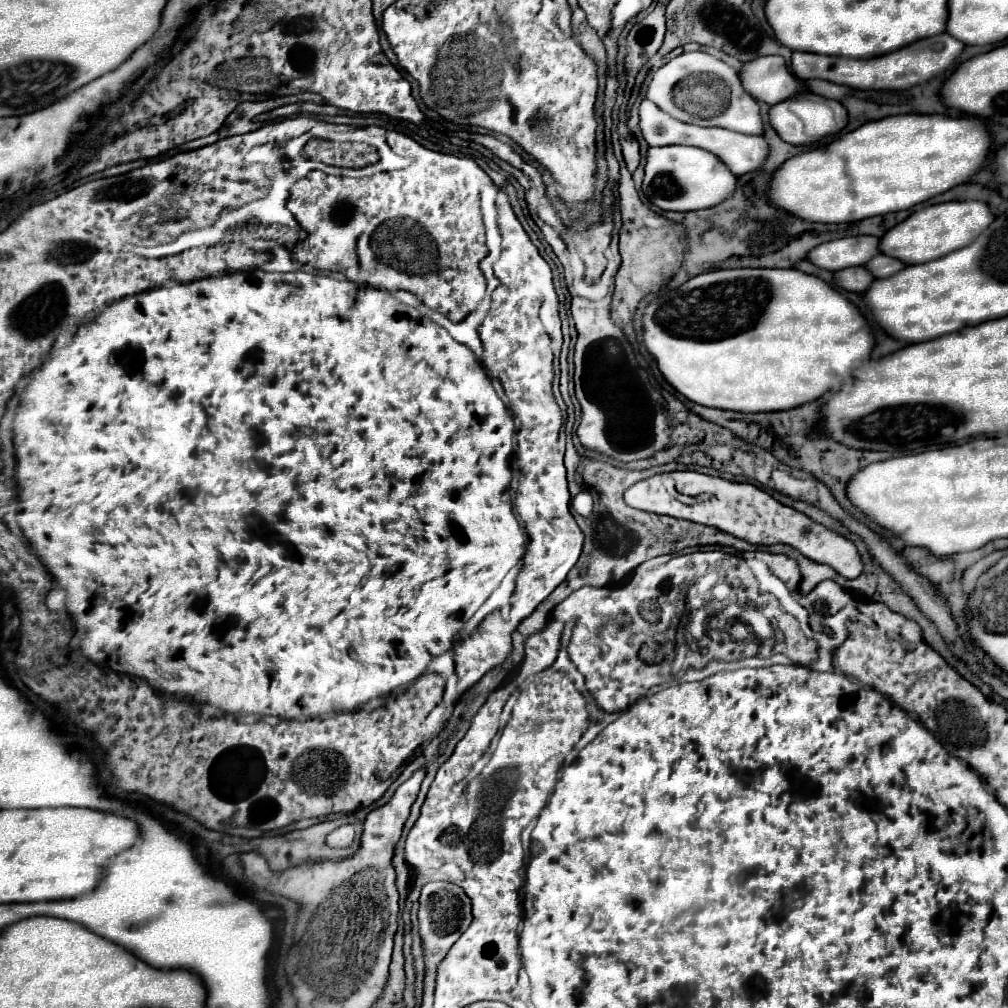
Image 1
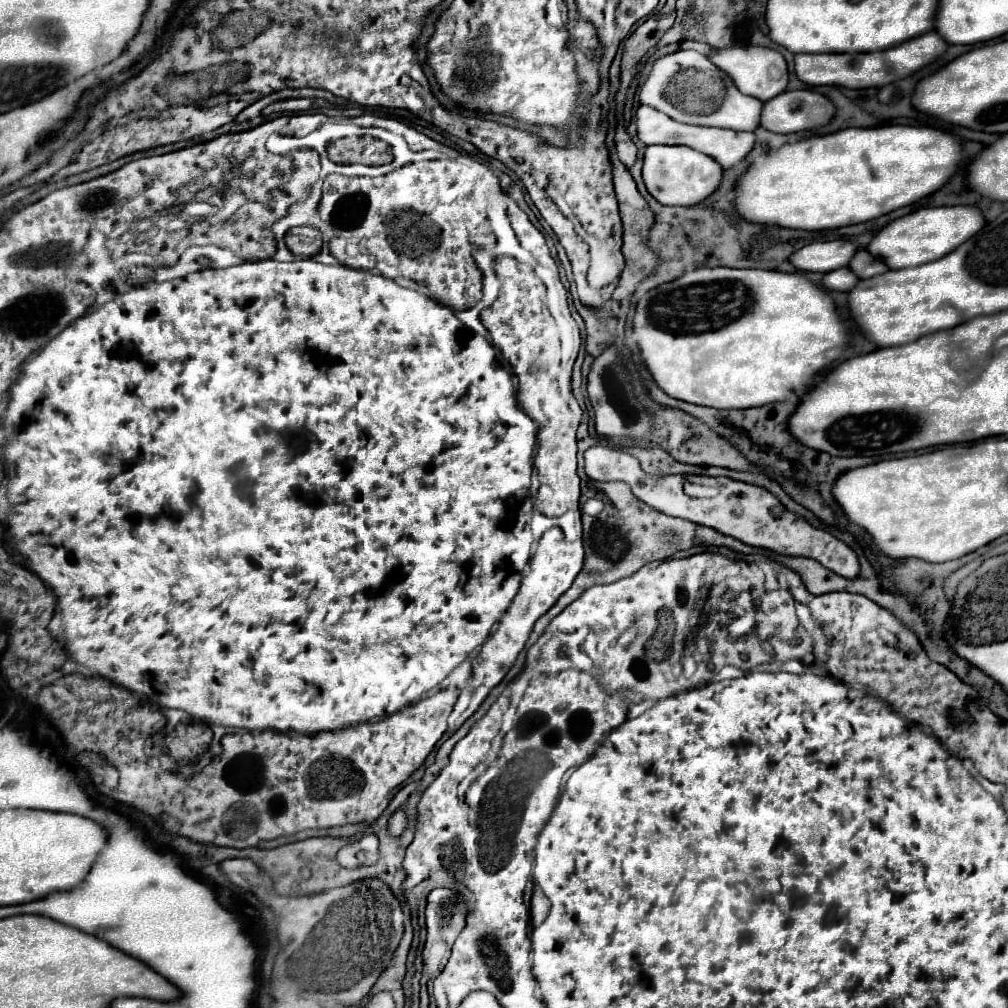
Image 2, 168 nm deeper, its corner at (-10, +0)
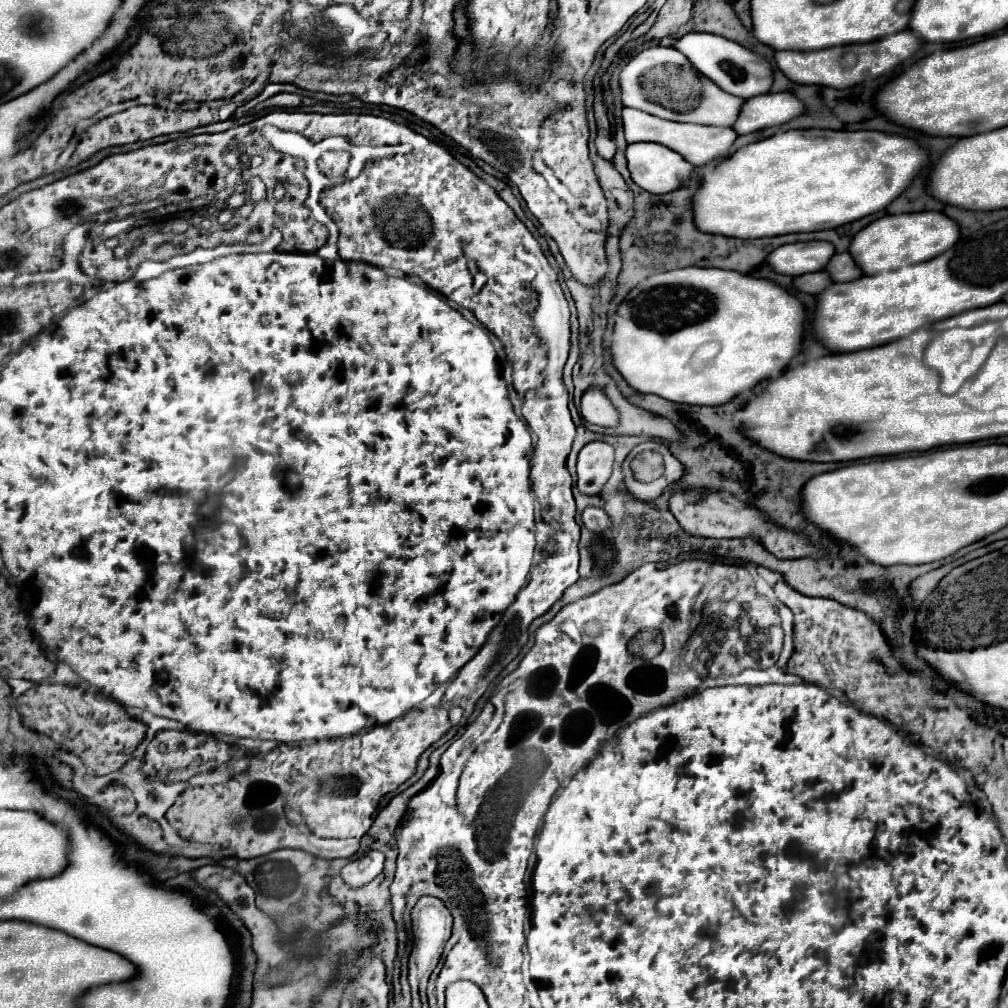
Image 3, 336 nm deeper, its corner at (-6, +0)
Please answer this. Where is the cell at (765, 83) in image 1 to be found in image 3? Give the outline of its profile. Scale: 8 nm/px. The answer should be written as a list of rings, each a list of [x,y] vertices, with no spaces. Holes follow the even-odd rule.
[[[691,32],[691,34],[685,34],[683,38],[679,38],[673,48],[681,50],[701,74],[705,74],[715,84],[719,84],[723,90],[727,90],[729,94],[735,94],[739,98],[747,100],[753,96],[767,94],[773,86],[773,68],[771,68],[769,60],[753,50],[747,50],[745,46],[741,46],[737,42],[723,38],[723,36]]]

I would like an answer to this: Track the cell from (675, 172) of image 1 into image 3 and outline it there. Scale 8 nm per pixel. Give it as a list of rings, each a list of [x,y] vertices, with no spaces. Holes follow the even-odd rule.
[[[629,144],[627,162],[633,182],[651,194],[669,194],[685,186],[695,170],[681,154],[663,144]]]

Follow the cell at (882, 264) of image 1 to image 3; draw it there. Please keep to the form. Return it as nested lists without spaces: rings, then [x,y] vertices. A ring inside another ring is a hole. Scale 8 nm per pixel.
[[[849,252],[835,254],[829,260],[829,264],[827,264],[825,270],[831,274],[833,282],[851,282],[851,280],[863,276],[861,268],[855,264],[855,260],[853,260],[853,256]]]

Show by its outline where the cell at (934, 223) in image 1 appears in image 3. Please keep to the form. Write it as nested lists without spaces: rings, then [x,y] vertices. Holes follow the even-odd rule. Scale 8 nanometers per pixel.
[[[941,212],[893,214],[879,218],[865,226],[861,232],[857,232],[849,252],[853,254],[863,274],[871,276],[885,270],[897,270],[905,264],[919,264],[931,260],[949,250],[959,240],[959,236],[961,236],[959,224]]]

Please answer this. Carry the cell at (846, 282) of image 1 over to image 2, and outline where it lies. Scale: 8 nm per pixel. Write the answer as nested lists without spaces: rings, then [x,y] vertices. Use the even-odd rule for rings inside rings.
[[[847,268],[827,272],[821,280],[825,290],[835,290],[835,292],[847,292],[847,290],[851,290],[851,286],[855,286],[855,282],[859,282],[859,280]]]

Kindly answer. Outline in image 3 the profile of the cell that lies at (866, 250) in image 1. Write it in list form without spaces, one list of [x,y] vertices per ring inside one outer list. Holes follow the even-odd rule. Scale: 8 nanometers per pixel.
[[[797,242],[785,244],[767,256],[767,264],[779,274],[801,276],[819,272],[833,258],[835,246],[831,242]]]

